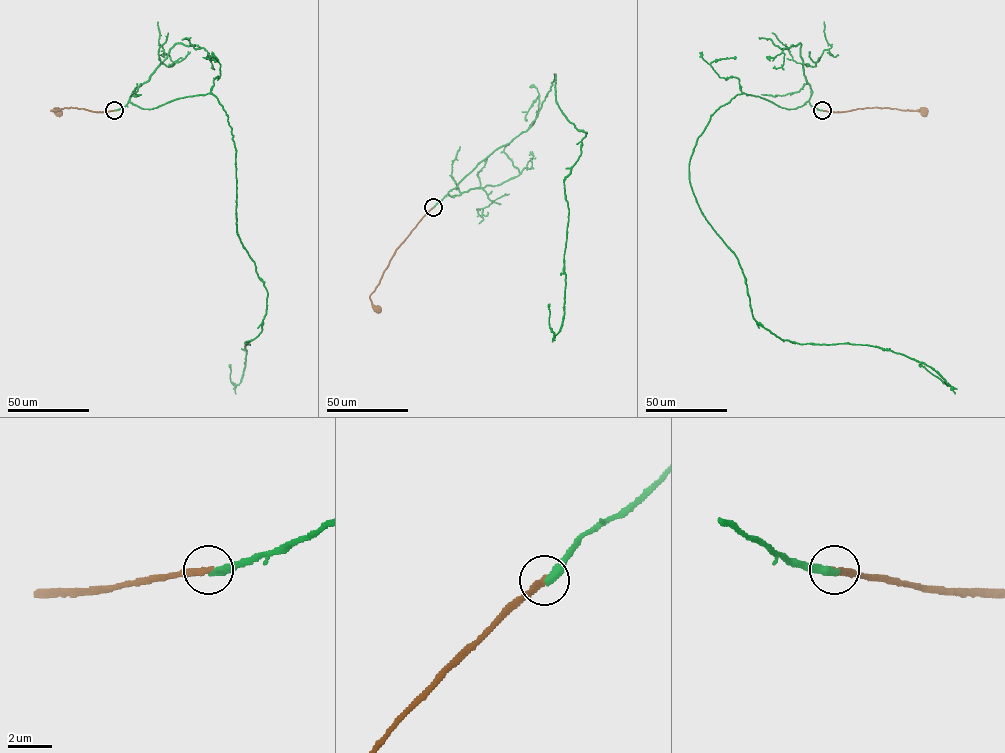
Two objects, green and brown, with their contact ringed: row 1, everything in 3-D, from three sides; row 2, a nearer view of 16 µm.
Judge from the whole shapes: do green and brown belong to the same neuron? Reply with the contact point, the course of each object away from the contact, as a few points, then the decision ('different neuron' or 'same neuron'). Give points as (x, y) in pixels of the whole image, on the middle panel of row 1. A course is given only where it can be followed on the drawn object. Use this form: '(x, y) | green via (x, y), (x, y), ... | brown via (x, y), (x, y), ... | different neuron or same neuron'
(433, 207) | green via (433, 207), (531, 125), (554, 74), (555, 101), (586, 133), (564, 181), (564, 316), (554, 335), (550, 304) | brown via (433, 207), (396, 250), (370, 296), (378, 309) | different neuron

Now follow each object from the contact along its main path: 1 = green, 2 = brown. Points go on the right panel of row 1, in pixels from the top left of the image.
1: (822, 110), (737, 94), (697, 138), (693, 194), (765, 328), (800, 344), (888, 349), (950, 385), (919, 364)
2: (822, 110), (845, 112), (876, 107), (924, 112)

